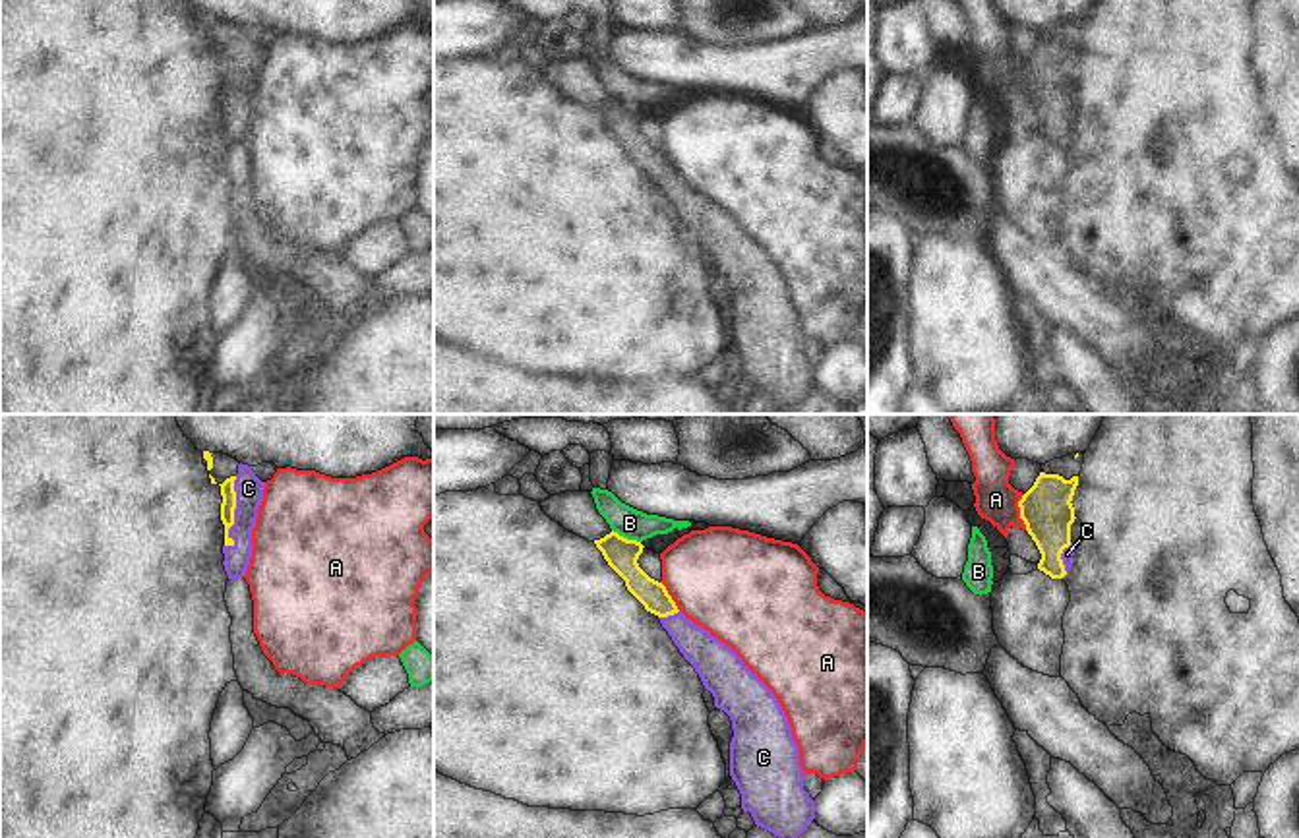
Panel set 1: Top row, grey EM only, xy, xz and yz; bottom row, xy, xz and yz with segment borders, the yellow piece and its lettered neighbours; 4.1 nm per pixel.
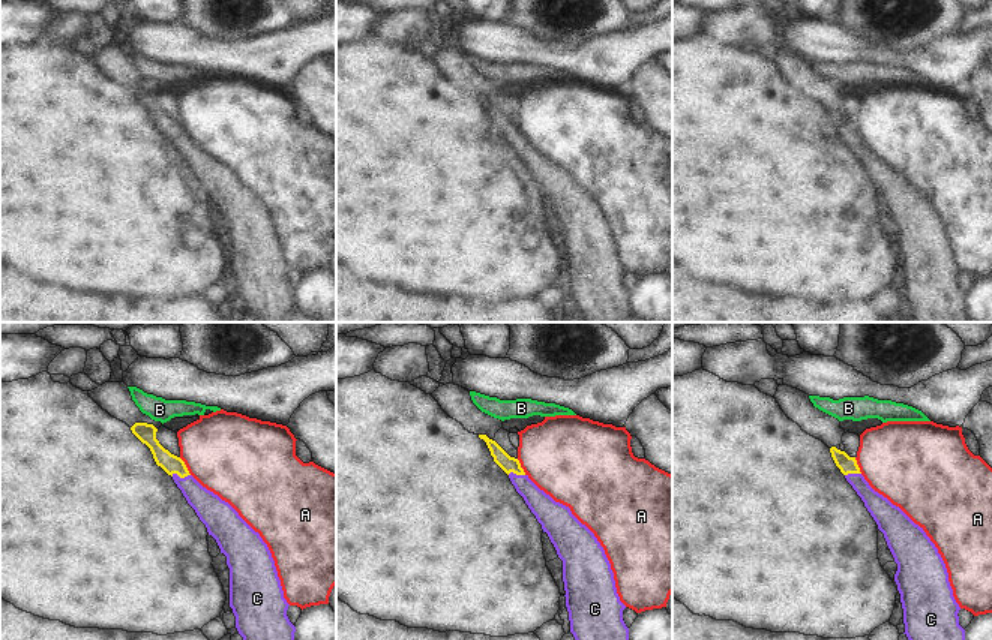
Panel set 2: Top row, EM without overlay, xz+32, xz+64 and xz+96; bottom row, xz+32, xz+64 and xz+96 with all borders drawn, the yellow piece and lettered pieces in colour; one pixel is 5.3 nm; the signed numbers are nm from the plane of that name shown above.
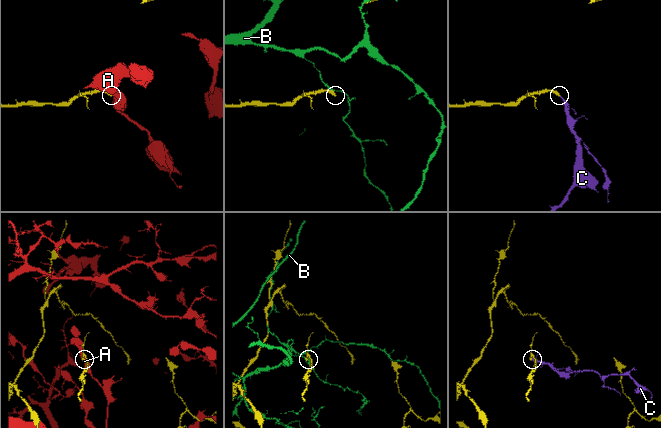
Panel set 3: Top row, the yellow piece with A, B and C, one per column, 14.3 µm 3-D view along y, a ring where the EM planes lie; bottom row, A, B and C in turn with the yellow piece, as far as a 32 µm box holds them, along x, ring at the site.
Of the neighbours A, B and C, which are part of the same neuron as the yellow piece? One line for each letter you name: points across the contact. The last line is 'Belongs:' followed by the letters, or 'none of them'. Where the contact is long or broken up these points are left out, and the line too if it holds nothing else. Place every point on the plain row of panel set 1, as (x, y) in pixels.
C: across xy (227, 55), (233, 60), (233, 80), (248, 55)
Belongs: C

